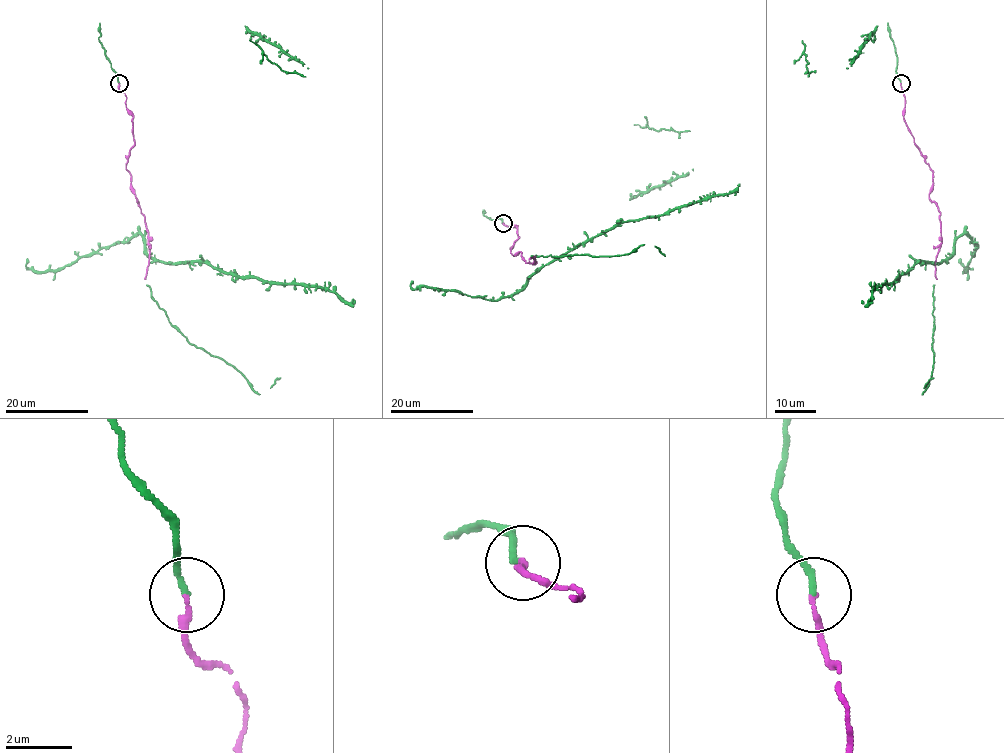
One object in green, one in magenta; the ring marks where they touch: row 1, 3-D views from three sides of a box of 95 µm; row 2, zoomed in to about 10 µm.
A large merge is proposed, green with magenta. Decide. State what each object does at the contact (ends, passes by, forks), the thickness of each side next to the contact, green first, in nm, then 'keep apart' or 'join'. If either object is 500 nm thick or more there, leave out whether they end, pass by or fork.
green ends | magenta ends | 180/170 nm | join

